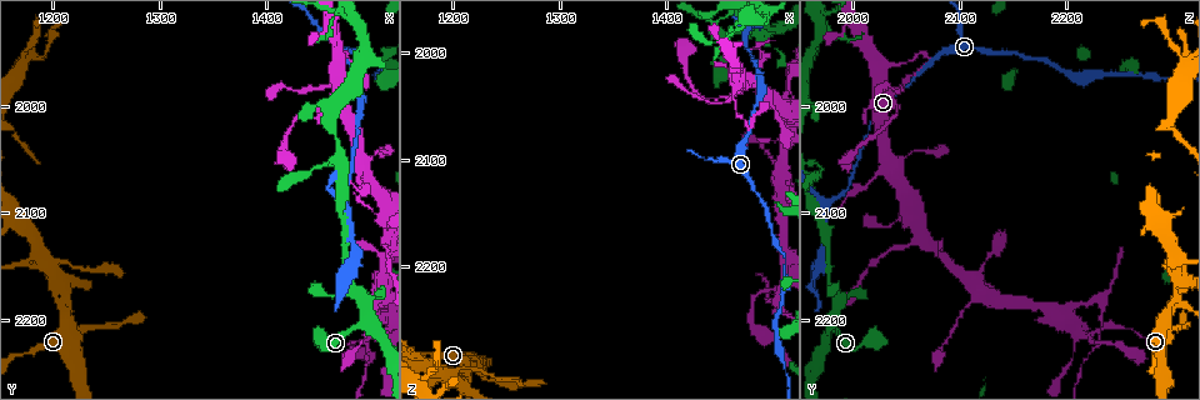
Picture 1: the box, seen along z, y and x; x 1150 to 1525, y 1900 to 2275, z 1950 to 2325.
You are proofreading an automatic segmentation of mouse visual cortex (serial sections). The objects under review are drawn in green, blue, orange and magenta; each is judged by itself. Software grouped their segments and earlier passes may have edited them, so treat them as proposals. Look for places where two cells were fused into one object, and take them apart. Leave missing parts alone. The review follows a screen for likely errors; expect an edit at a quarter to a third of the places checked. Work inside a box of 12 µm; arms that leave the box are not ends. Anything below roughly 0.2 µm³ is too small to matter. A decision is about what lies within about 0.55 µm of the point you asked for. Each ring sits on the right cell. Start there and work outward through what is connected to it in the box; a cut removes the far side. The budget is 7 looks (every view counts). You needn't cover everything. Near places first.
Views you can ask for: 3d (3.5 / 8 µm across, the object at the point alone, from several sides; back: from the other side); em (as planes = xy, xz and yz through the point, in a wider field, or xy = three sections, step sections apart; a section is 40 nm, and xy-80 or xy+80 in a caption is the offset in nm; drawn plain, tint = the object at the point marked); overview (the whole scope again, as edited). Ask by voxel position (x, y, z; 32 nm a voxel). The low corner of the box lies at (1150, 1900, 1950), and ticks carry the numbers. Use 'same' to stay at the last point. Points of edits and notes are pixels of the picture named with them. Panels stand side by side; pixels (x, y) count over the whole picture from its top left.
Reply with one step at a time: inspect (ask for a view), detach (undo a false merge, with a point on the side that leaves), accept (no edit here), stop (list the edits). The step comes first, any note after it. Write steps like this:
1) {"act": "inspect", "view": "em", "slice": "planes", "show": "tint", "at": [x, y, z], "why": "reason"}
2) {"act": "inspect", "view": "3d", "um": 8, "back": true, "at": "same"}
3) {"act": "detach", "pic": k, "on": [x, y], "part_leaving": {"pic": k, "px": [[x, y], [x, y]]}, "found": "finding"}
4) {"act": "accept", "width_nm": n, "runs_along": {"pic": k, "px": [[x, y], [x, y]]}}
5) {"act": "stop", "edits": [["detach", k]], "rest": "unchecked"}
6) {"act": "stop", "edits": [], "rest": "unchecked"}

{"act": "inspect", "view": "3d", "um": 3.5, "at": [1490, 2202, 1980], "why": "a fork"}

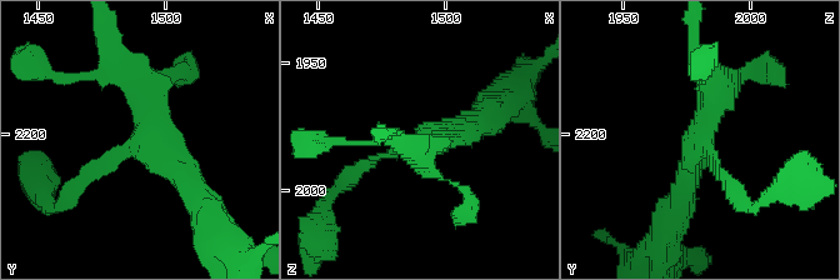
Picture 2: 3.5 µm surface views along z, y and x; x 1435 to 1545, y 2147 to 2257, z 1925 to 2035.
{"act": "inspect", "view": "em", "slice": "xy", "step": 3, "show": "tint", "at": [1489, 2202, 1981], "why": "shape alone is not enough"}

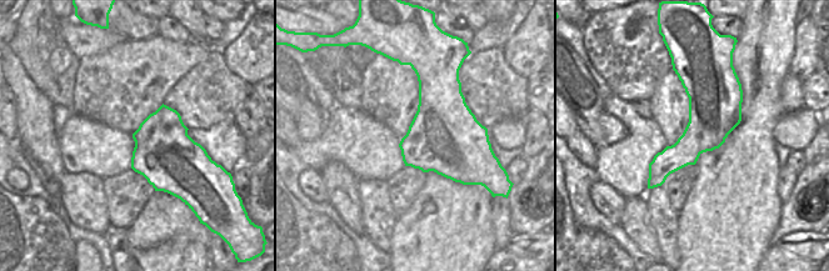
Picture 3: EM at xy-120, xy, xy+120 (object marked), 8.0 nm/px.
{"act": "accept", "width_nm": 600, "runs_along": {"pic": 2, "px": [[74, 186], [146, 133], [128, 68]]}, "found": "one cell here"}

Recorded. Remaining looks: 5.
{"act": "inspect", "view": "3d", "um": 8, "at": [1472, 2094, 1976], "why": "arms part here"}

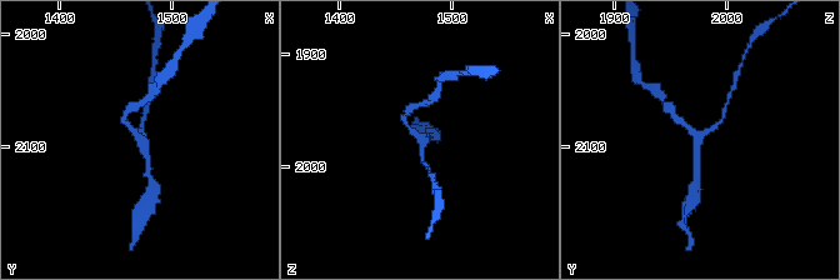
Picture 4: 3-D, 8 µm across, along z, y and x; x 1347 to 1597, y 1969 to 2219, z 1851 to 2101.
{"act": "inspect", "view": "em", "slice": "xy", "step": 2, "show": "tint", "at": [1474, 2092, 1976], "why": "shape alone is not enough"}

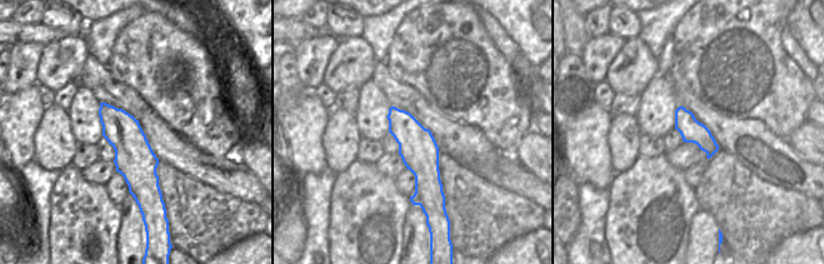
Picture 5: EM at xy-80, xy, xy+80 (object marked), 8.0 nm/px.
{"act": "accept", "arms": 3, "runs_along": {"pic": 4, "px": [[724, 115], [696, 141], [698, 174]]}, "found": "continuous, no second cell"}

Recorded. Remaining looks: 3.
{"act": "inspect", "view": "3d", "um": 3.5, "at": [1502, 2184, 2230], "why": "sharp bend"}

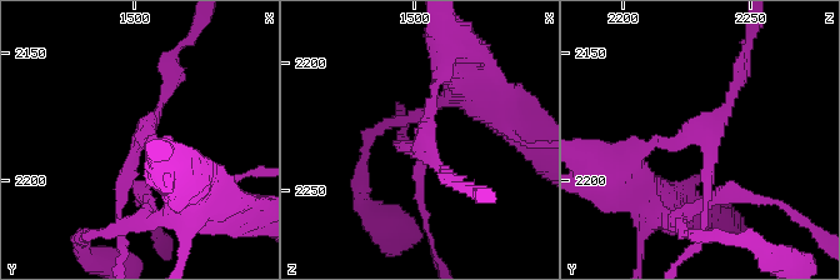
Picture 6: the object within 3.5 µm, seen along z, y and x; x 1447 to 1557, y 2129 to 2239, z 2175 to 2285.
{"act": "inspect", "view": "em", "slice": "xy", "step": 1, "show": "tint", "at": [1503, 2183, 2228], "arms": 3, "arm_widths_nm": [100, 150, 150]}

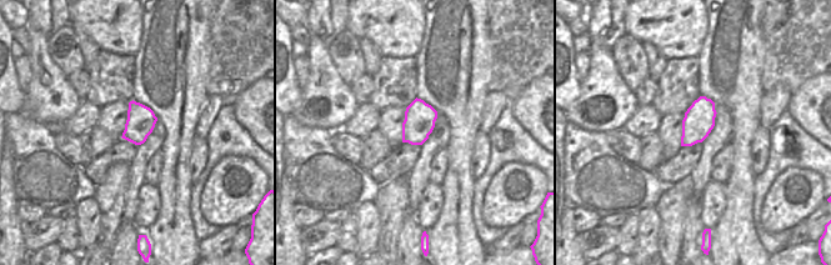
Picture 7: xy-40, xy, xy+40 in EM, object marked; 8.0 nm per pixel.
{"act": "inspect", "view": "em", "slice": "xy", "step": 3, "show": "tint", "at": "same", "why": "cut it another way"}

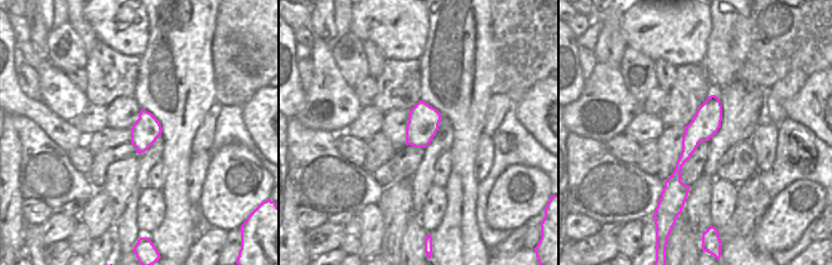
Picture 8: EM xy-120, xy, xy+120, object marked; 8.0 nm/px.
{"act": "accept", "found": "continuous, no second cell"}

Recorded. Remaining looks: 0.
{"act": "stop", "edits": [], "rest": "unchecked"}

